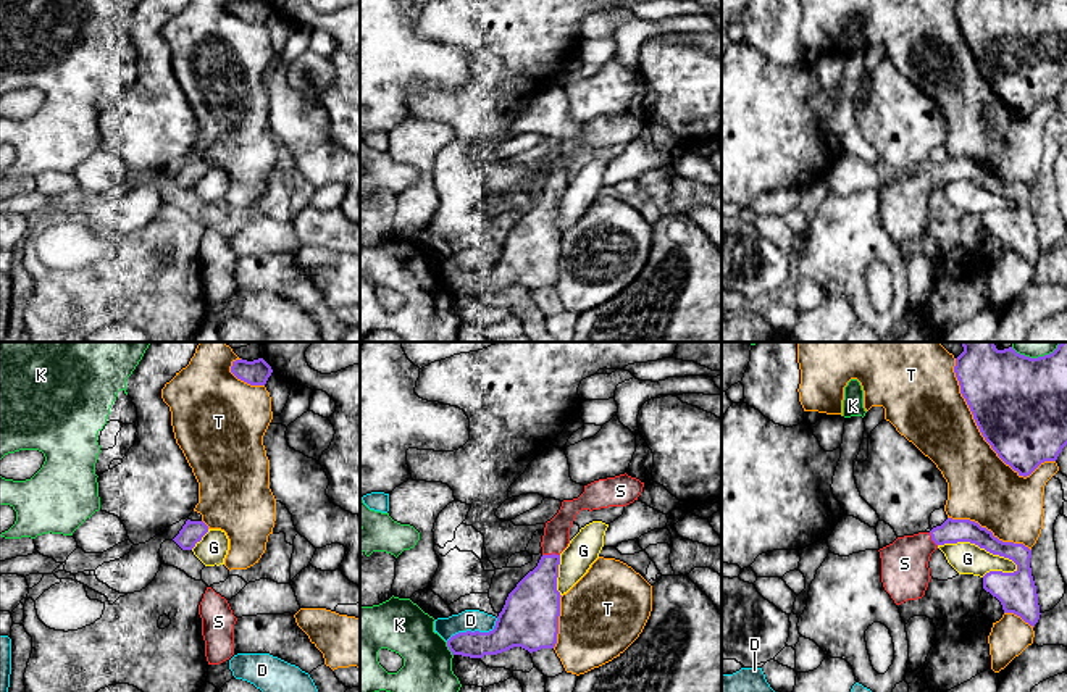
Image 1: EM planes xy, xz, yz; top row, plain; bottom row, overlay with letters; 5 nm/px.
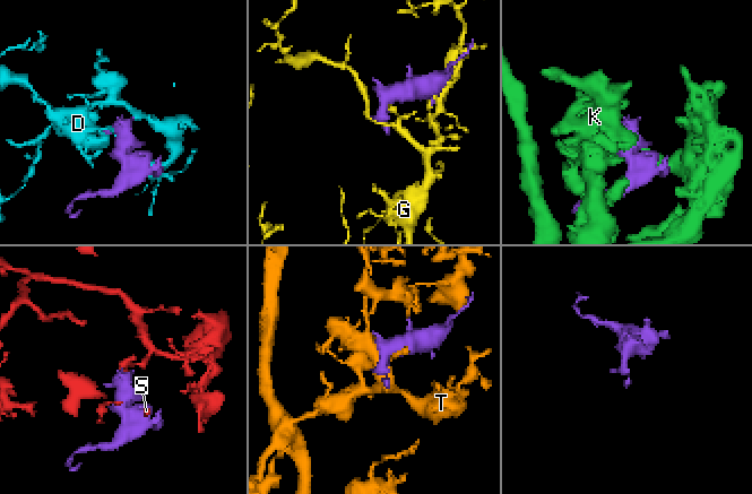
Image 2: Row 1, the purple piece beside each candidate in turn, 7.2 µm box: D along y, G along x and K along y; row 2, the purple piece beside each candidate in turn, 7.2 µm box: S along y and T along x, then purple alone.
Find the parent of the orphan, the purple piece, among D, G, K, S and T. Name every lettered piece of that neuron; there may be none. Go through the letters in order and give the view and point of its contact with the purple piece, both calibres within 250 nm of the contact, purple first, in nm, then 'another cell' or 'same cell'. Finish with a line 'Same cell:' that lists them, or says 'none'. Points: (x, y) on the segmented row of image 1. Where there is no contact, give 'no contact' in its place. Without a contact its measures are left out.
D: contact xz (475, 631); calibres 260 and 110 nm; another cell
G: contact yz (980, 547); calibres 160 and 160 nm; another cell
K: contact xz (449, 649); calibres 130 and 260 nm; another cell
S: contact xz (552, 554); calibres 240 and 140 nm; same cell
T: contact yz (982, 434); calibres 480 and 340 nm; another cell
Same cell: S

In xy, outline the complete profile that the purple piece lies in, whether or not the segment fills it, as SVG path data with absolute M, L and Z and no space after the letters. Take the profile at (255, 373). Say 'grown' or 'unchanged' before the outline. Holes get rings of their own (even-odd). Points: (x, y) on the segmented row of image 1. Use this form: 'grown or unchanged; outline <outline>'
unchanged; outline M241 358L232 361L231 373L237 379L250 386L265 386L273 369L263 358L253 361L247 361Z

